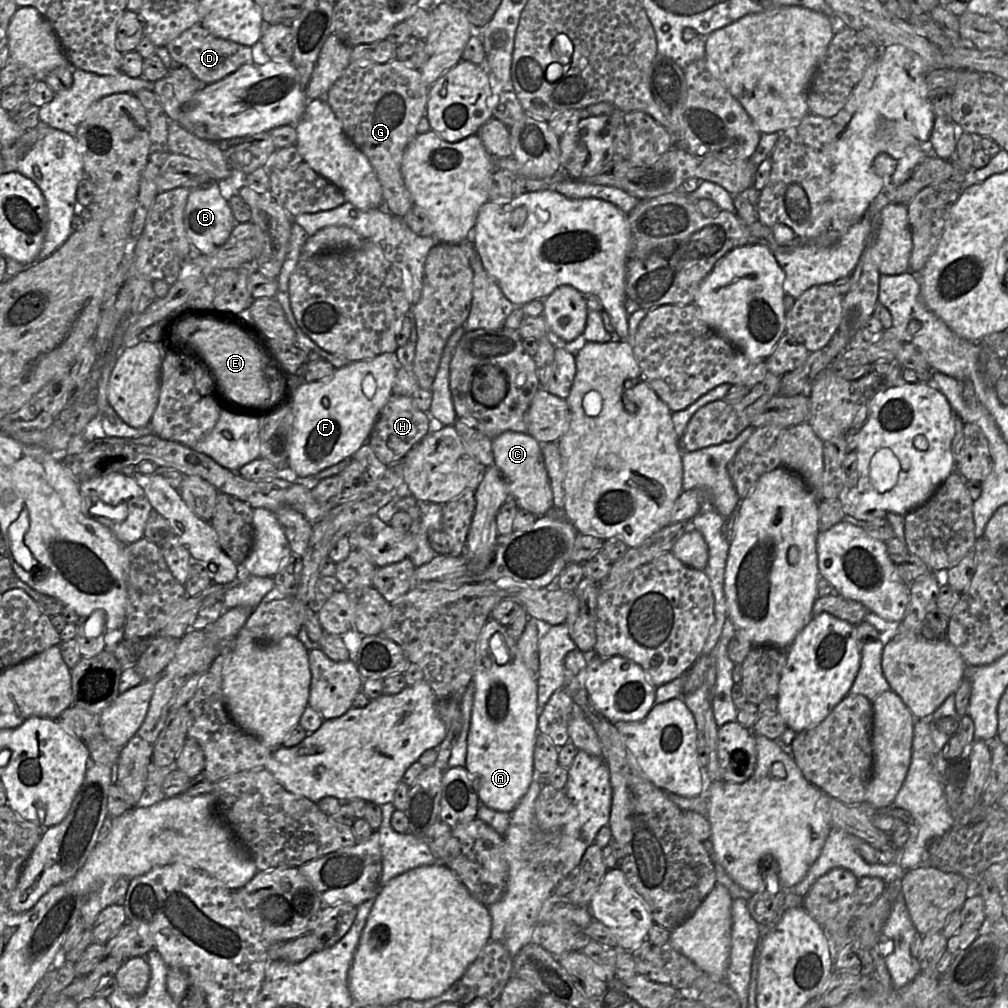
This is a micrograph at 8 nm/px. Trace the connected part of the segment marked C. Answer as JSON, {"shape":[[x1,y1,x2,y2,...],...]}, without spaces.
{"shape":[[505,431,492,439,494,465,500,471,510,498,520,509,544,516,553,507,553,495,540,443,528,433]]}

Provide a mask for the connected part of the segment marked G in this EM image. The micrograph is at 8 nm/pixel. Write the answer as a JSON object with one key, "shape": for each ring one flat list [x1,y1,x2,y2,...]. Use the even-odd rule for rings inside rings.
{"shape":[[394,58,383,64,368,60,351,61,327,92,327,102,341,122,345,135,369,160,382,187,383,202,388,211,397,217,403,217,414,206,404,183,402,159,407,146,417,135,420,119,425,116,429,87,418,69]]}

